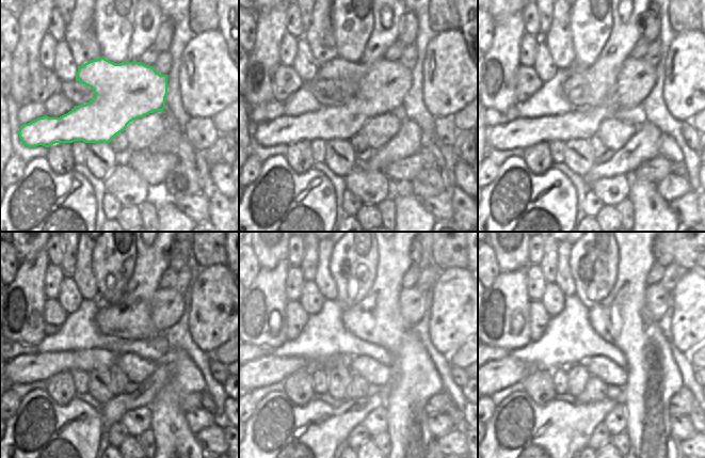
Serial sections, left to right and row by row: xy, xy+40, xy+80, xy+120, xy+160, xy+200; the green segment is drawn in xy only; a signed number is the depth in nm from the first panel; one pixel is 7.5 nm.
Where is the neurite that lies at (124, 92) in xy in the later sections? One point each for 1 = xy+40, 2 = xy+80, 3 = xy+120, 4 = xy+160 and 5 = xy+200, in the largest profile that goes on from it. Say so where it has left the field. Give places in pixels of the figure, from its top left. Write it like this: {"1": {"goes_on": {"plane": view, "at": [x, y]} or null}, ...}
{"1": {"goes_on": {"plane": "xy+40", "at": [383, 85]}}, "2": {"goes_on": {"plane": "xy+80", "at": [637, 77]}}, "3": {"goes_on": {"plane": "xy+120", "at": [27, 368]}}, "4": {"goes_on": {"plane": "xy+160", "at": [270, 369]}}, "5": {"goes_on": {"plane": "xy+200", "at": [507, 372]}}}

